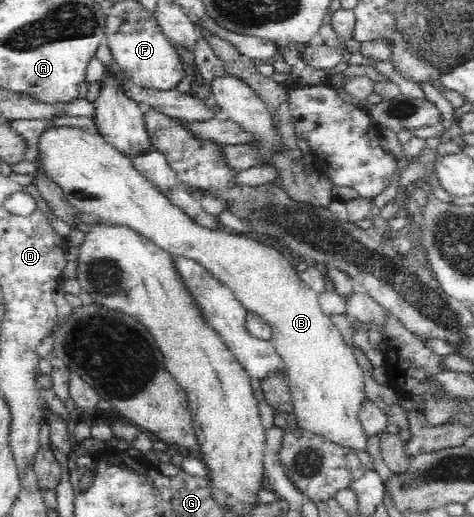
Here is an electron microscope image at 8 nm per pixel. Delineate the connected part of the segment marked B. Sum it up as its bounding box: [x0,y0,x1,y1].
[38,126,367,452]

